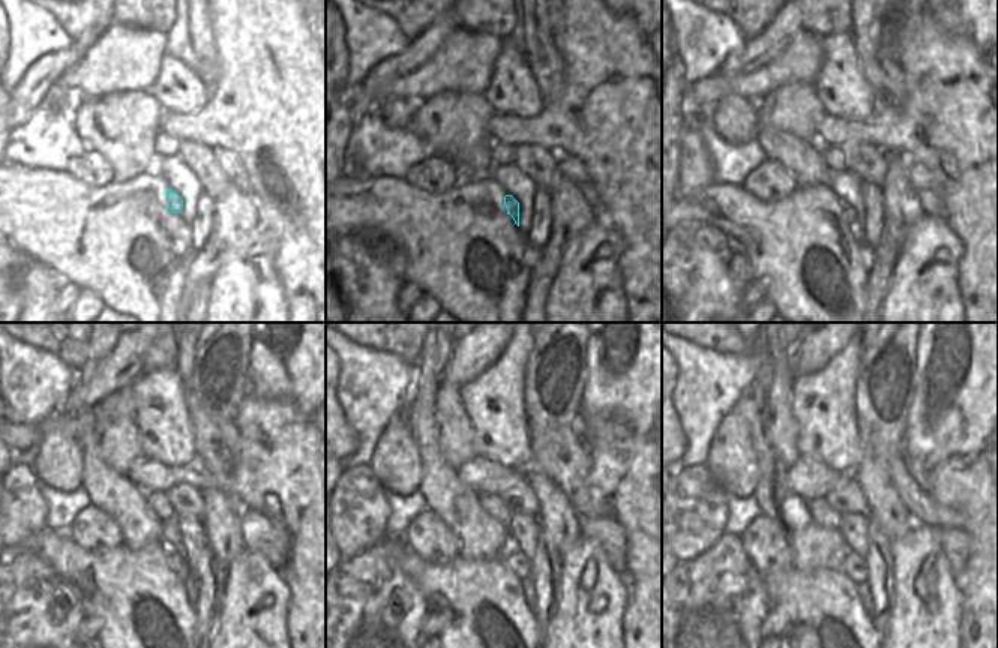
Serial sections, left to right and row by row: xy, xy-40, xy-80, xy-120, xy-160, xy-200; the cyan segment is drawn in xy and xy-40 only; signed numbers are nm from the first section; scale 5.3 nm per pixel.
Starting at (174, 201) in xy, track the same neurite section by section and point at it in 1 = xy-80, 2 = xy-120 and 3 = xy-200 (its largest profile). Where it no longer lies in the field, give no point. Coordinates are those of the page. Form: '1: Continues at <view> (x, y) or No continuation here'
1: Continues at xy-80 (857, 233)
2: Continues at xy-120 (176, 555)
3: Continues at xy-200 (854, 566).

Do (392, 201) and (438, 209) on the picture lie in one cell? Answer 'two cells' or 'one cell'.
one cell

